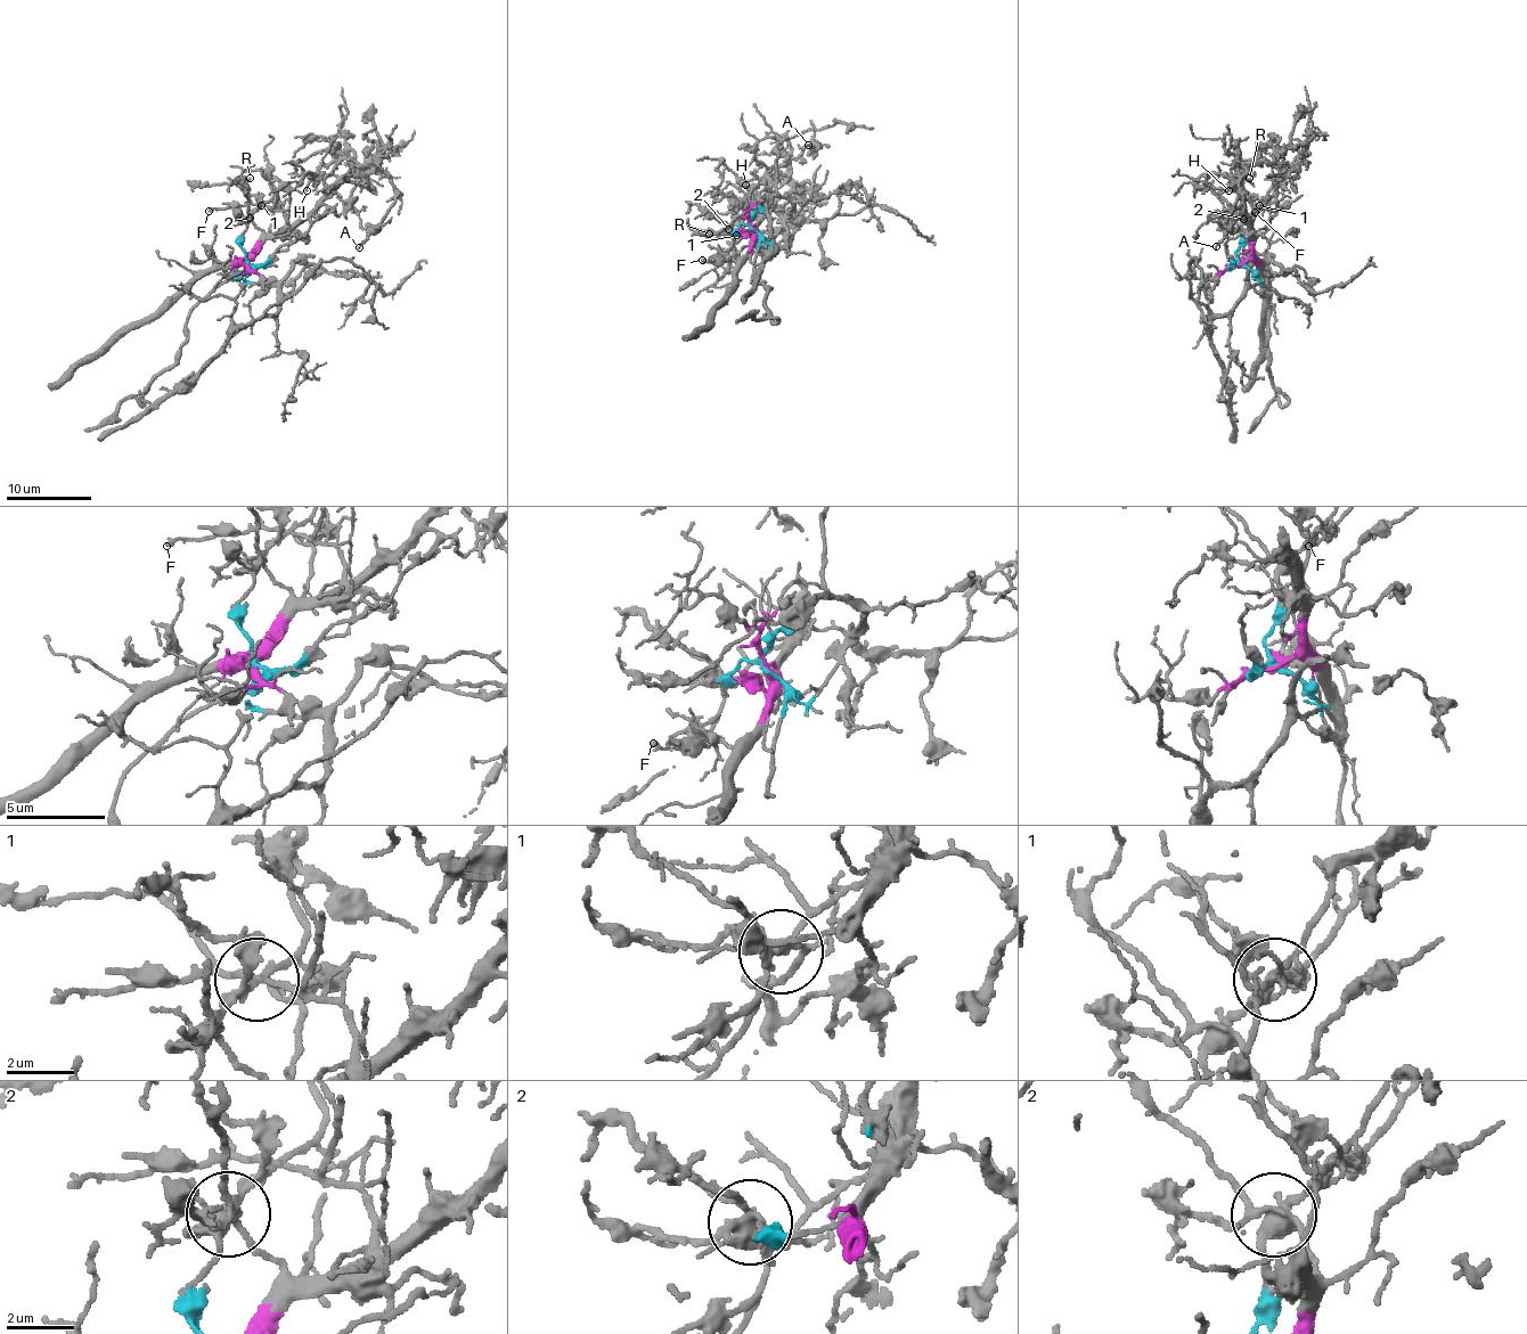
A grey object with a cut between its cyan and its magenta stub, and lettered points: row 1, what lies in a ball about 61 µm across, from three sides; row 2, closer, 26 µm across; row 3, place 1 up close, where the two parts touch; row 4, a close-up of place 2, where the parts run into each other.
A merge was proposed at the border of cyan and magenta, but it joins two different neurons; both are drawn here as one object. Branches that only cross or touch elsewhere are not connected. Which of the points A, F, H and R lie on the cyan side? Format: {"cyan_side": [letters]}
{"cyan_side": ["R"]}

